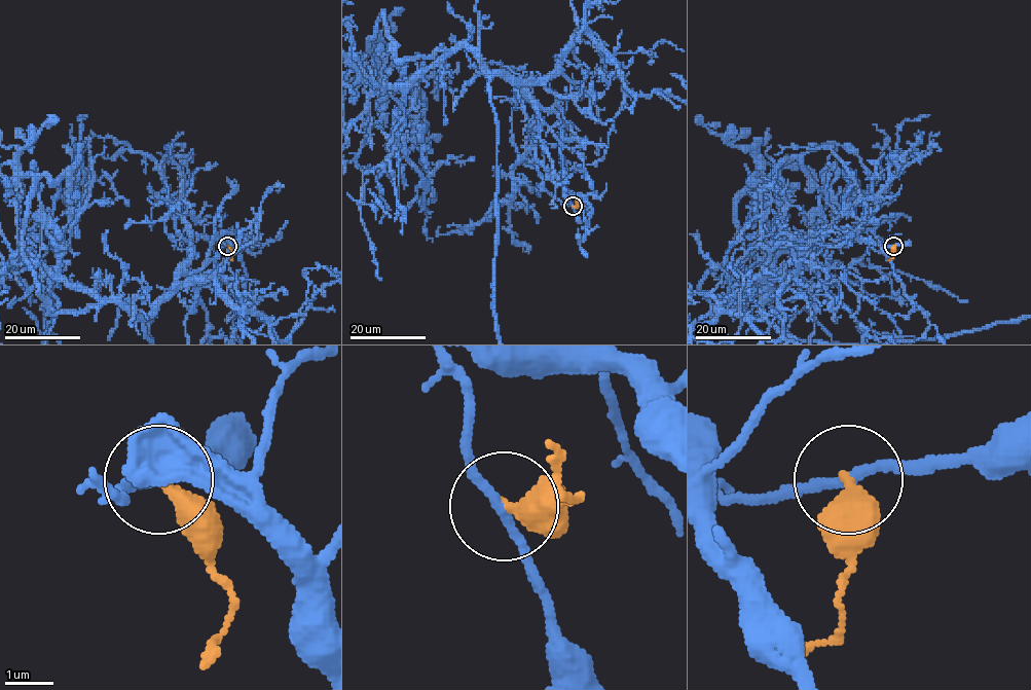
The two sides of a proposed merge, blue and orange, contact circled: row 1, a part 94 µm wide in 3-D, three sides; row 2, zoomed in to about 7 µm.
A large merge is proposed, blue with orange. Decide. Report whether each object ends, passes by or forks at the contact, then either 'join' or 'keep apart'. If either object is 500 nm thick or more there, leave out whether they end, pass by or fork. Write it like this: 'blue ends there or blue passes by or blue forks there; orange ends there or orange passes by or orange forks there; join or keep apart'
blue passes by; orange ends there; keep apart

